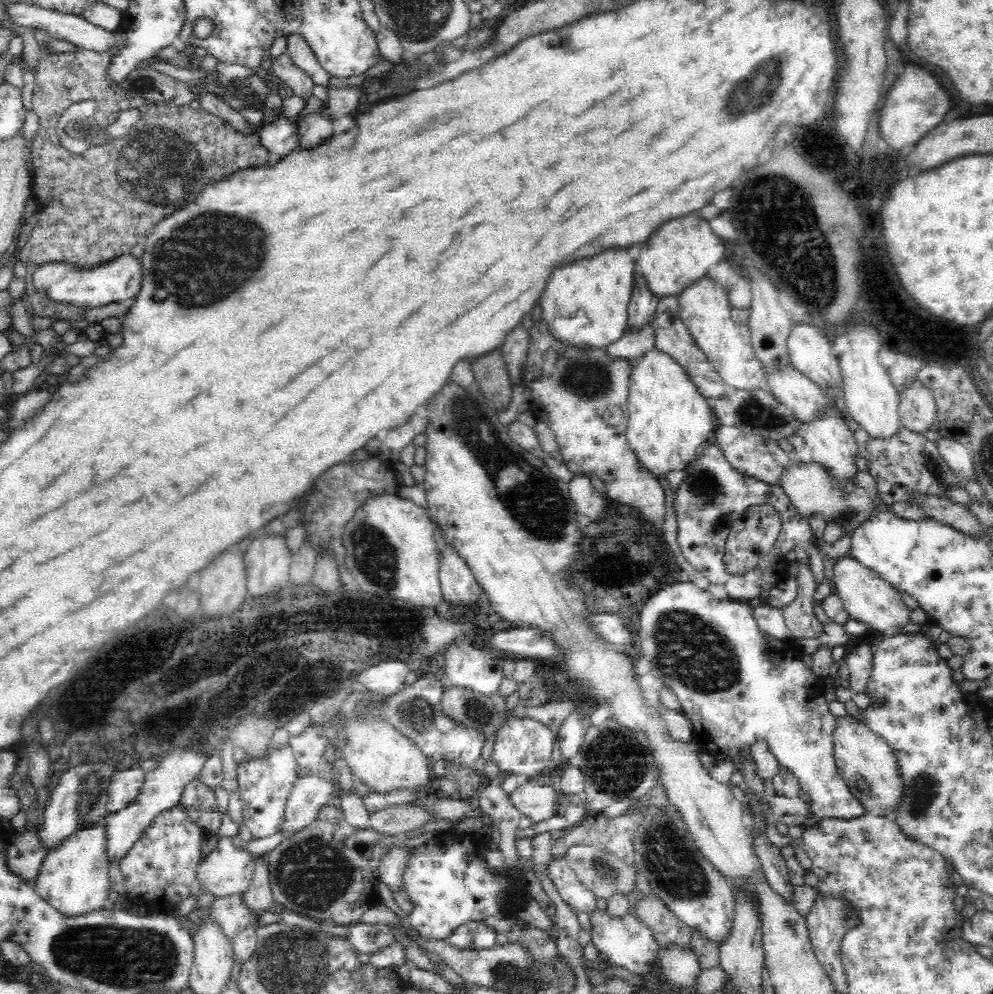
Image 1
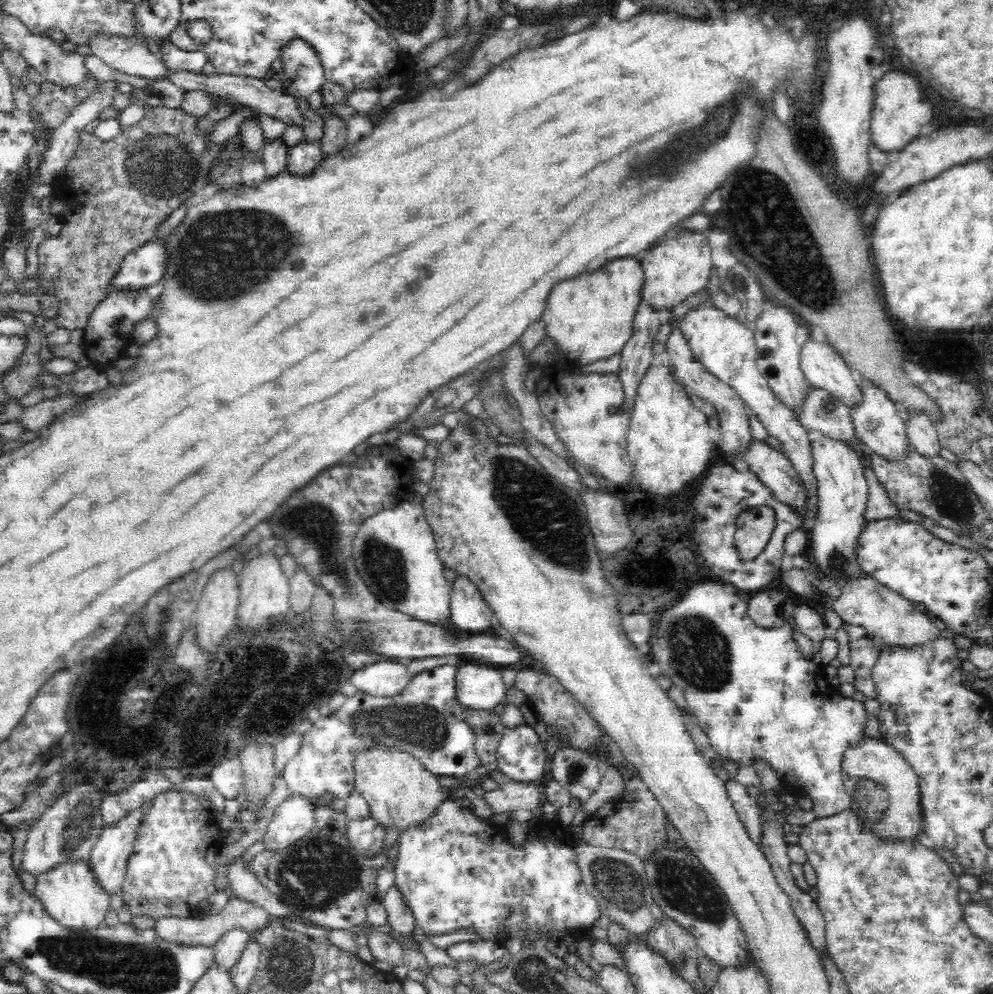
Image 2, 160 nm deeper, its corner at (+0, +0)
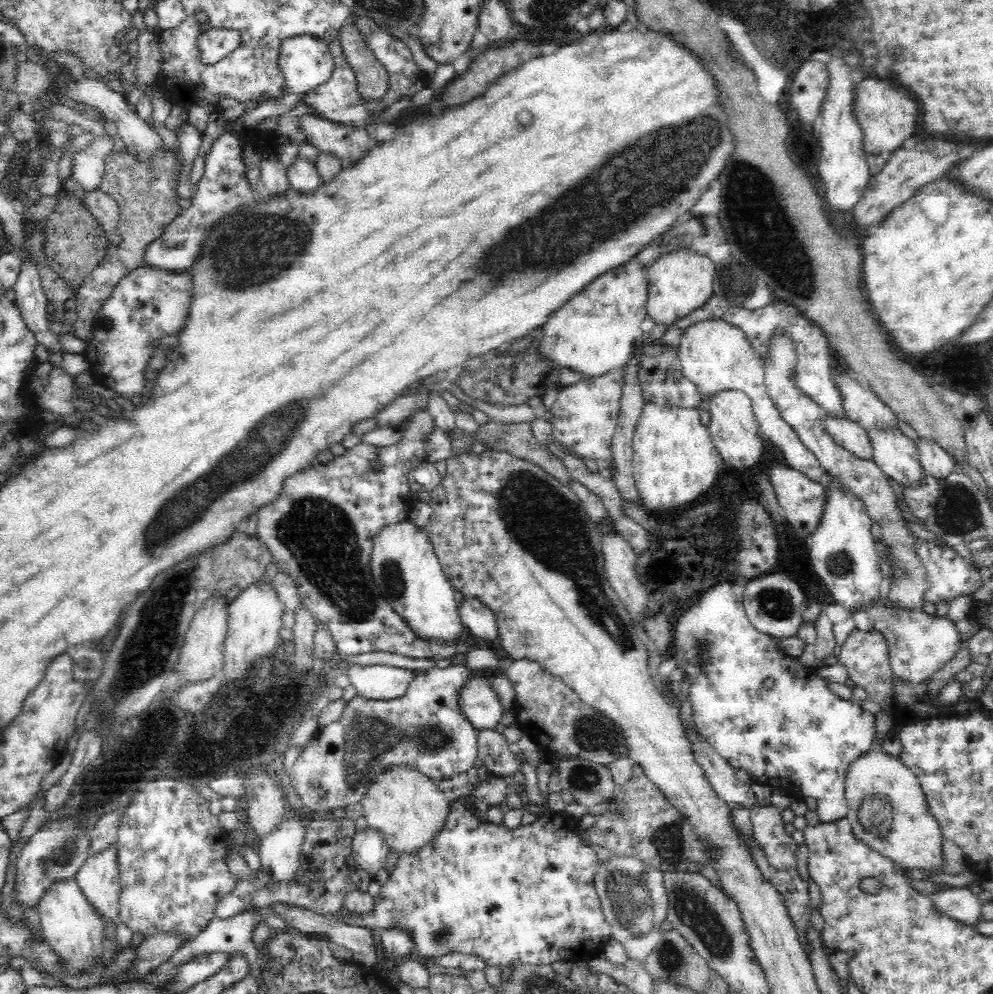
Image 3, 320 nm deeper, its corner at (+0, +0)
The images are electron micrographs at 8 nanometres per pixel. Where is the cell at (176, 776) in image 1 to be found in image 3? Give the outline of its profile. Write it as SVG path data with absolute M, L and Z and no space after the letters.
M116 845L105 847L104 850L90 855L84 864L73 876L79 885L79 890L83 892L88 903L95 908L99 917L104 920L104 924L113 923L117 927L121 922L120 916L120 879L118 863L116 863Z

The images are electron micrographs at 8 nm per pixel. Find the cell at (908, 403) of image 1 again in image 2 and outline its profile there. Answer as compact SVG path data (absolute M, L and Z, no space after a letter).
M912 416L910 422L905 424L907 439L914 450L918 451L922 457L931 459L940 457L942 450L937 429L928 416Z

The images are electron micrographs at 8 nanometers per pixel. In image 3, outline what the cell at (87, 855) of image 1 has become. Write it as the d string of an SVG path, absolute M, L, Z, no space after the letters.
M74 877L53 883L40 900L37 910L44 942L63 958L72 977L76 971L91 967L102 956L104 920L88 903Z

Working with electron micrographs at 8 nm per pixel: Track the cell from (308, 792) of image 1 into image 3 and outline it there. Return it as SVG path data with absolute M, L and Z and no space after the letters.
M289 809L287 821L276 832L257 842L260 866L276 883L291 880L300 866L305 829L298 819L292 818L293 811Z

